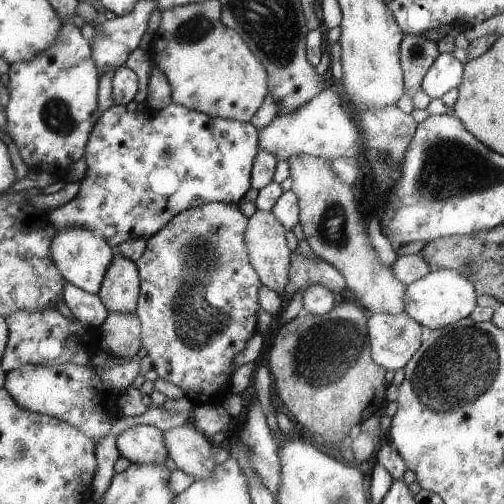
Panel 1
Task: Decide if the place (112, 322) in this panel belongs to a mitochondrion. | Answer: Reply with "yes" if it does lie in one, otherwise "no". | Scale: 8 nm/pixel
no

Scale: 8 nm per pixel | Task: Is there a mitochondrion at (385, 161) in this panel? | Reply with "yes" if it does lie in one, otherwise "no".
yes

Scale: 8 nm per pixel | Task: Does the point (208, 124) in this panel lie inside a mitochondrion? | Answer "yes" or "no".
no

